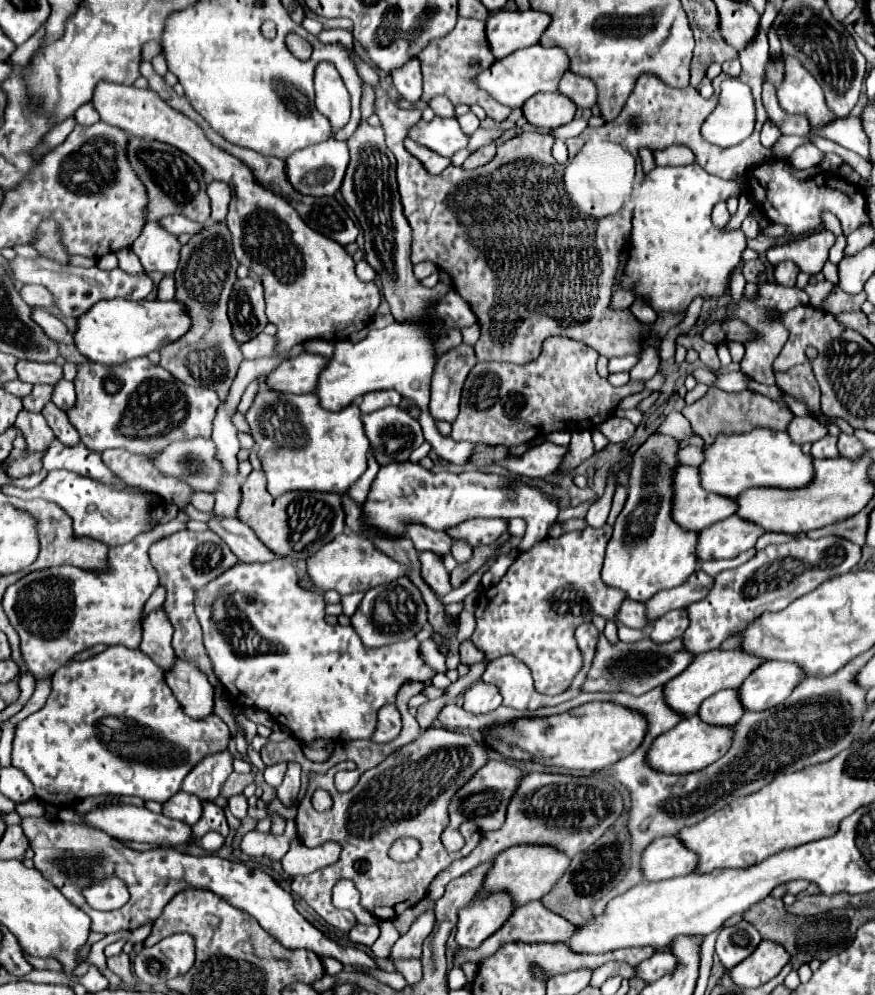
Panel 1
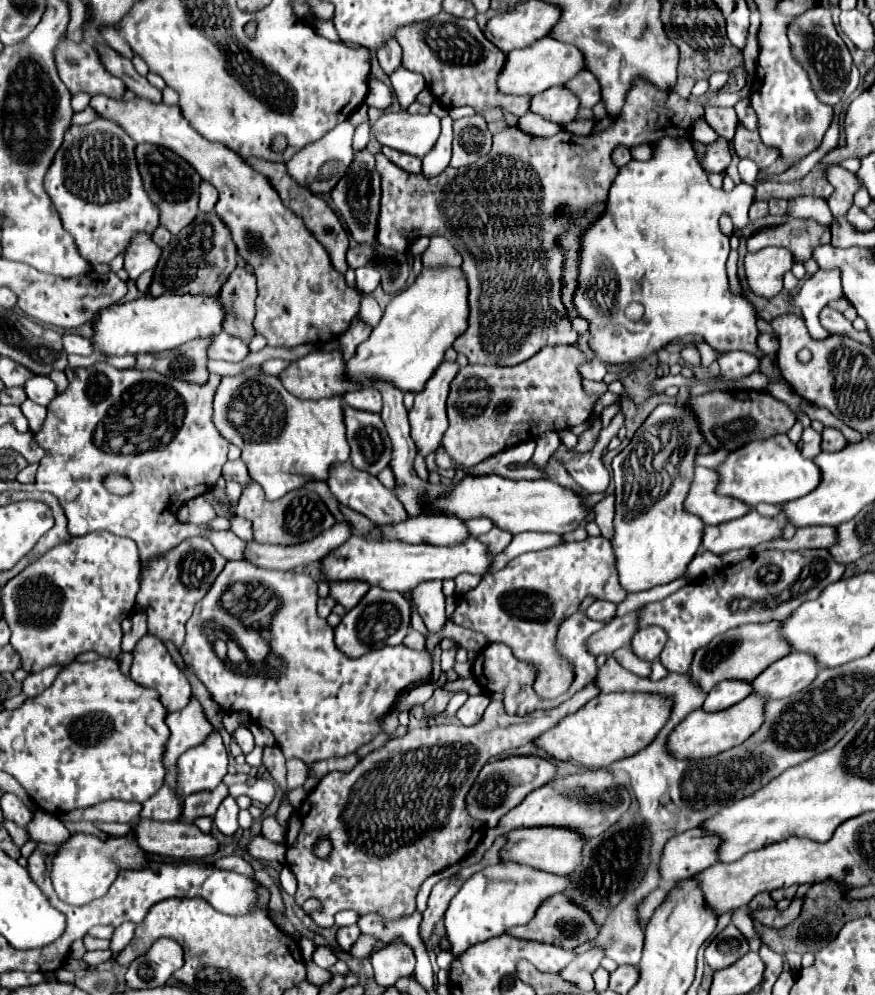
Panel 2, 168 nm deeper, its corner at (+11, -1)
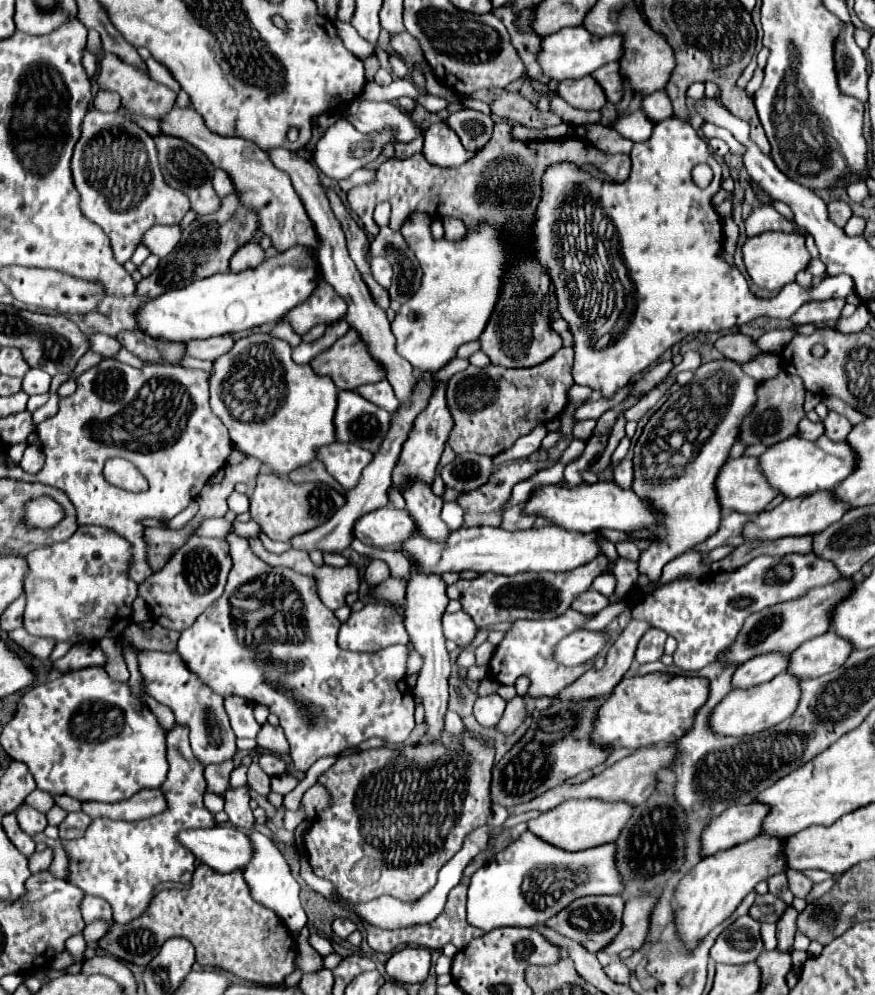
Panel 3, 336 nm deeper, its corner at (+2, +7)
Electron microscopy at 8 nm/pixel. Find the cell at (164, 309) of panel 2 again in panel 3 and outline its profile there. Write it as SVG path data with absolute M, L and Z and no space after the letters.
M295 246L283 254L277 254L275 258L265 260L253 270L239 274L215 274L203 280L195 280L187 288L165 292L159 298L147 300L135 316L143 334L161 340L189 342L193 338L241 332L247 328L279 322L283 314L301 304L313 292L319 278L321 272L315 256L307 248Z

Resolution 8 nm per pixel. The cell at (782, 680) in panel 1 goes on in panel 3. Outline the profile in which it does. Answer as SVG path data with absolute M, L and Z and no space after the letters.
M825 632L789 654L787 672L799 680L829 674L845 662L851 650L853 648L843 638L837 638L833 632Z

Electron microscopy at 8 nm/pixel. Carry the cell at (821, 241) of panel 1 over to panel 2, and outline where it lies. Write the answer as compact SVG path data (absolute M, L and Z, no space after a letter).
M788 218L778 226L768 226L754 232L748 240L748 252L758 252L766 246L786 246L794 252L794 258L804 262L812 256L812 248L830 242L830 226L822 226L816 220Z

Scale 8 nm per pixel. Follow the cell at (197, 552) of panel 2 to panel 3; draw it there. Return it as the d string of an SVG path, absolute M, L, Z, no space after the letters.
M191 536L157 574L139 586L139 596L149 604L157 624L169 630L185 630L215 598L221 596L229 570L231 556L225 540Z

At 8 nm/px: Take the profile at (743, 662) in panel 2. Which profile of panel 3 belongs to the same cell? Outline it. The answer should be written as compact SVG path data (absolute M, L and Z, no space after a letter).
M843 578L841 582L811 590L809 594L805 594L805 598L797 598L793 602L769 606L761 612L751 614L745 620L745 624L739 630L733 644L729 648L725 648L725 652L719 654L719 662L725 666L739 666L755 656L761 656L761 654L783 654L783 656L791 654L803 642L815 638L815 636L821 636L823 632L829 630L829 610L833 610L833 606L851 588L853 588L853 582L849 578Z

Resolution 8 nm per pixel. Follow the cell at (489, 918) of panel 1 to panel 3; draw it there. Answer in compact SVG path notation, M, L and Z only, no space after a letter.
M525 832L473 874L467 894L467 922L483 932L501 926L537 926L575 898L619 892L621 882L613 874L613 844L565 852Z

